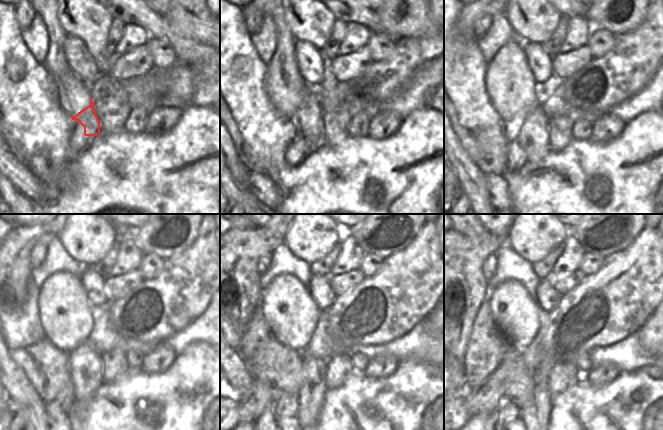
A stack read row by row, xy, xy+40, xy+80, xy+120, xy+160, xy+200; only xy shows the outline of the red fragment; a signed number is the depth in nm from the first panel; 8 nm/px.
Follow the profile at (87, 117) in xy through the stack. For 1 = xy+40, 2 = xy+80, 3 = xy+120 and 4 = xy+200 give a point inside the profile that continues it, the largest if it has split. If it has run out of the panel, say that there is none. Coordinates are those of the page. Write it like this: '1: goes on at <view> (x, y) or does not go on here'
1: goes on at xy+40 (316, 138)
2: goes on at xy+80 (540, 139)
3: goes on at xy+120 (92, 363)
4: goes on at xy+200 (536, 414)

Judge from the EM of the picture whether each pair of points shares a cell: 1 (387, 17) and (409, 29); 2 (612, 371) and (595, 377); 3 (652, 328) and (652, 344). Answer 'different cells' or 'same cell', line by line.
1: same cell
2: same cell
3: same cell

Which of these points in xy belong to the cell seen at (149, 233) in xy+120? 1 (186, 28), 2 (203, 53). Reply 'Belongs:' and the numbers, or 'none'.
Belongs: 1

